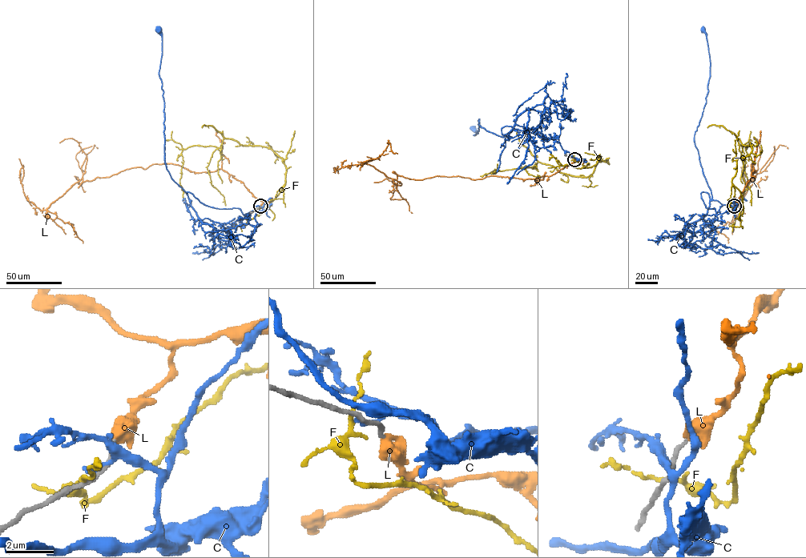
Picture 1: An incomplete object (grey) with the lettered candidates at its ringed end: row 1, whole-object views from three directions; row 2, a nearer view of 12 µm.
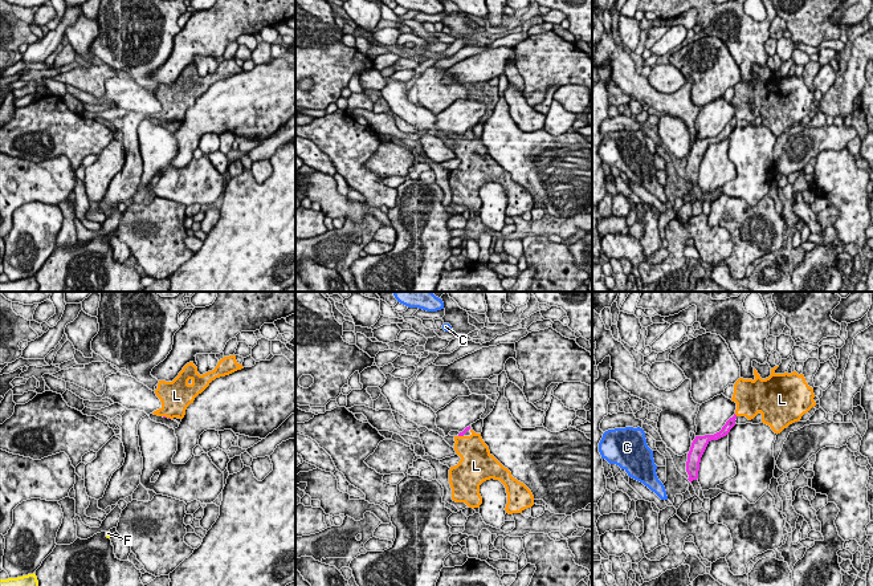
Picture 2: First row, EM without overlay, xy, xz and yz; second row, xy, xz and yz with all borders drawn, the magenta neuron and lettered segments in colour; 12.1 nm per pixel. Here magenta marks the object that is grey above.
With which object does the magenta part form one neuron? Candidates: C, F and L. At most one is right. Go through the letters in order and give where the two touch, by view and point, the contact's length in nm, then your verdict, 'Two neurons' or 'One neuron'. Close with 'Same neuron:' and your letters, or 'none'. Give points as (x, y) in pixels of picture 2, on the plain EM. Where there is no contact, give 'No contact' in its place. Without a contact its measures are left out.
C: No contact. Two neurons
F: No contact. Two neurons
L: Touches magenta at xz (461, 138). Shared border 70 nm. One neuron
Same neuron: L

